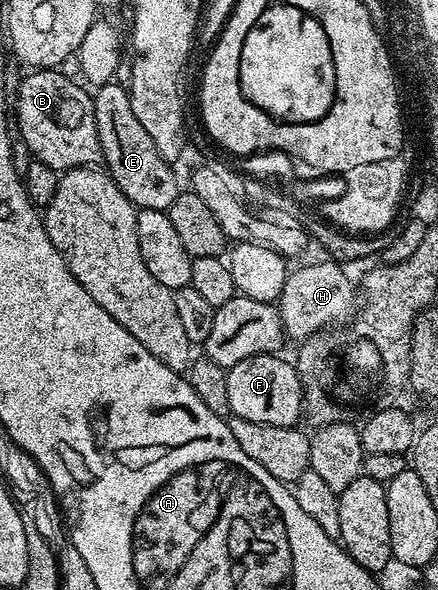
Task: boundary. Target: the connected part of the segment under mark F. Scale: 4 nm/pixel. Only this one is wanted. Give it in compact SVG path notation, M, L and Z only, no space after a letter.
M262 354L243 358L235 366L227 370L227 402L229 411L239 418L247 418L247 422L263 422L267 426L294 427L302 419L302 392L299 374L292 363L280 360L277 354Z

